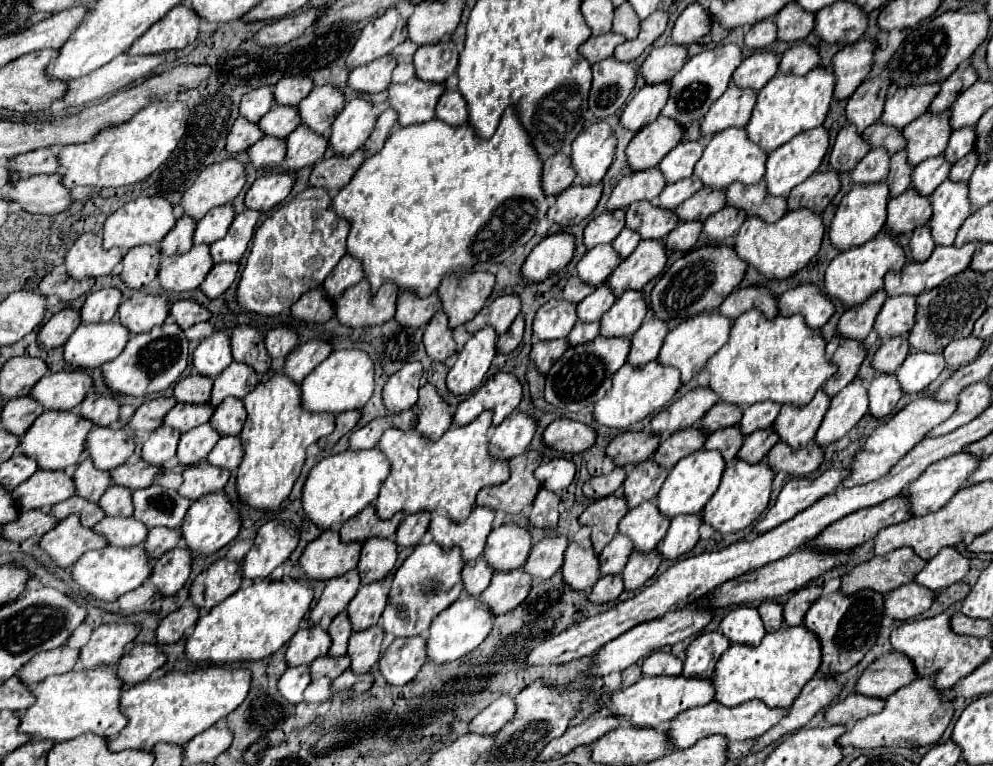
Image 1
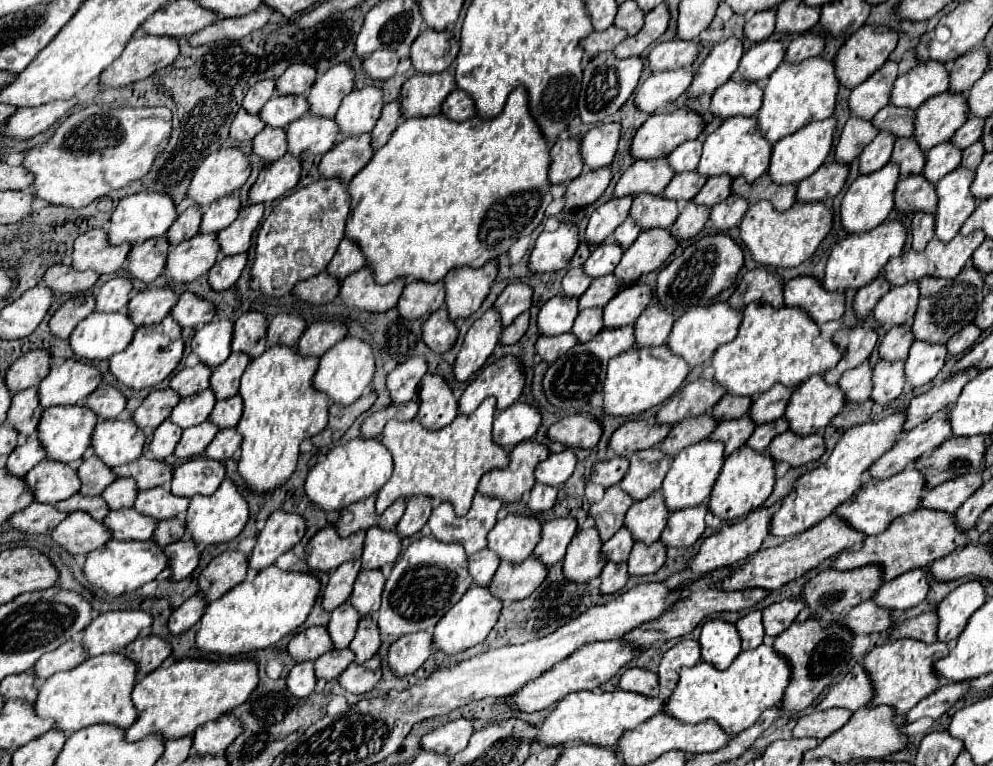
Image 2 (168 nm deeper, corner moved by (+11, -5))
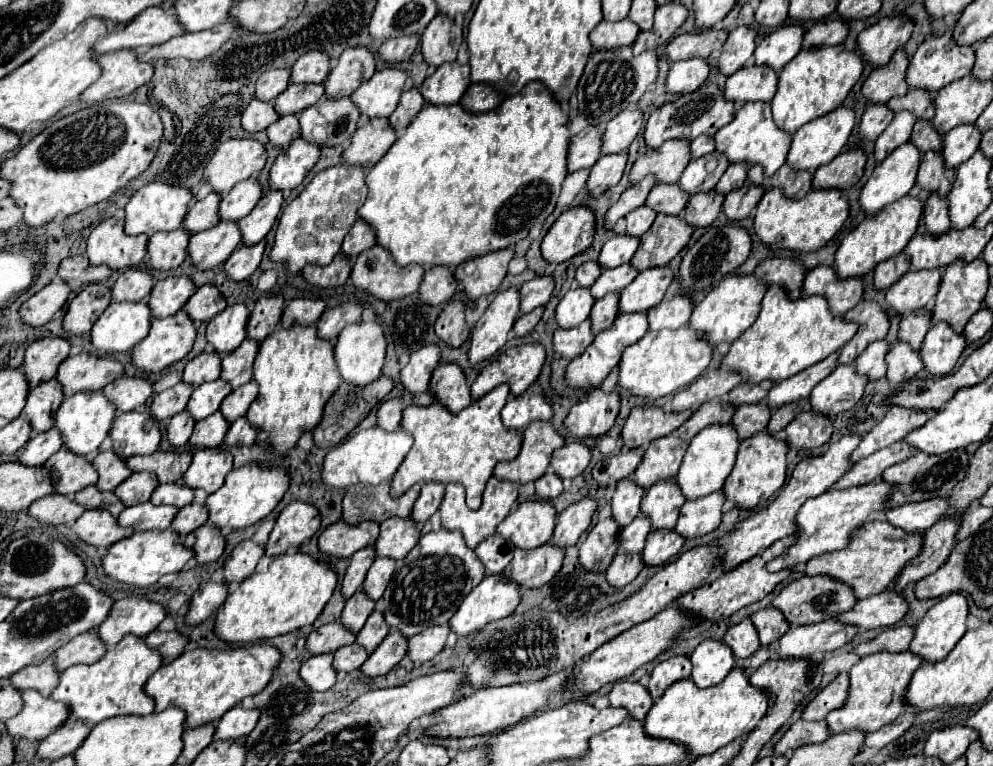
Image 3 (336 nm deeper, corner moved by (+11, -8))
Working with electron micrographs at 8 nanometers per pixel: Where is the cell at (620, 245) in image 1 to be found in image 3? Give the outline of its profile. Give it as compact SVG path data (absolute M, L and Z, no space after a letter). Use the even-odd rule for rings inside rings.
M640 206L640 208L632 210L626 216L626 234L634 236L634 238L640 238L652 226L654 218L656 218L656 214L648 206Z

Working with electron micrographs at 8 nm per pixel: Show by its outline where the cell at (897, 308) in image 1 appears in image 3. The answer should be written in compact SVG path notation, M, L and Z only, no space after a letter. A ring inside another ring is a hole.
M918 270L906 272L896 284L886 290L886 302L900 316L924 308L930 304L938 292L940 270Z

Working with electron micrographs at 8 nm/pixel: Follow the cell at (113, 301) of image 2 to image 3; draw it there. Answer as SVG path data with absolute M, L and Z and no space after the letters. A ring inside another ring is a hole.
M126 270L120 274L112 288L112 298L116 302L142 302L150 294L154 282L148 272L142 270Z

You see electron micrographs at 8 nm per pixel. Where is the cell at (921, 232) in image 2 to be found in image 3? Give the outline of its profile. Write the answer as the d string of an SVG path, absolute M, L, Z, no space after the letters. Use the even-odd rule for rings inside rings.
M930 194L930 198L926 200L922 216L924 216L926 232L930 236L940 236L940 234L948 232L948 228L950 228L948 202L942 200L942 198L938 198L938 194Z

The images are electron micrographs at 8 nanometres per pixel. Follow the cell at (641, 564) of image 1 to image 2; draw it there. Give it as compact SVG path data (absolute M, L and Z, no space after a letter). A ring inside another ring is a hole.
M636 541L628 559L628 571L632 577L652 575L664 565L664 561L666 561L666 545L662 541L654 541L650 545Z

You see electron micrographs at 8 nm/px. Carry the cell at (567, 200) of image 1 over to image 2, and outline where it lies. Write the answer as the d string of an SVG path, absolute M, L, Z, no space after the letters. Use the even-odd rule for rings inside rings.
M602 167L596 171L586 171L578 175L576 179L570 181L566 189L566 205L564 209L576 209L576 207L586 207L592 205L610 185L612 179L612 169Z

